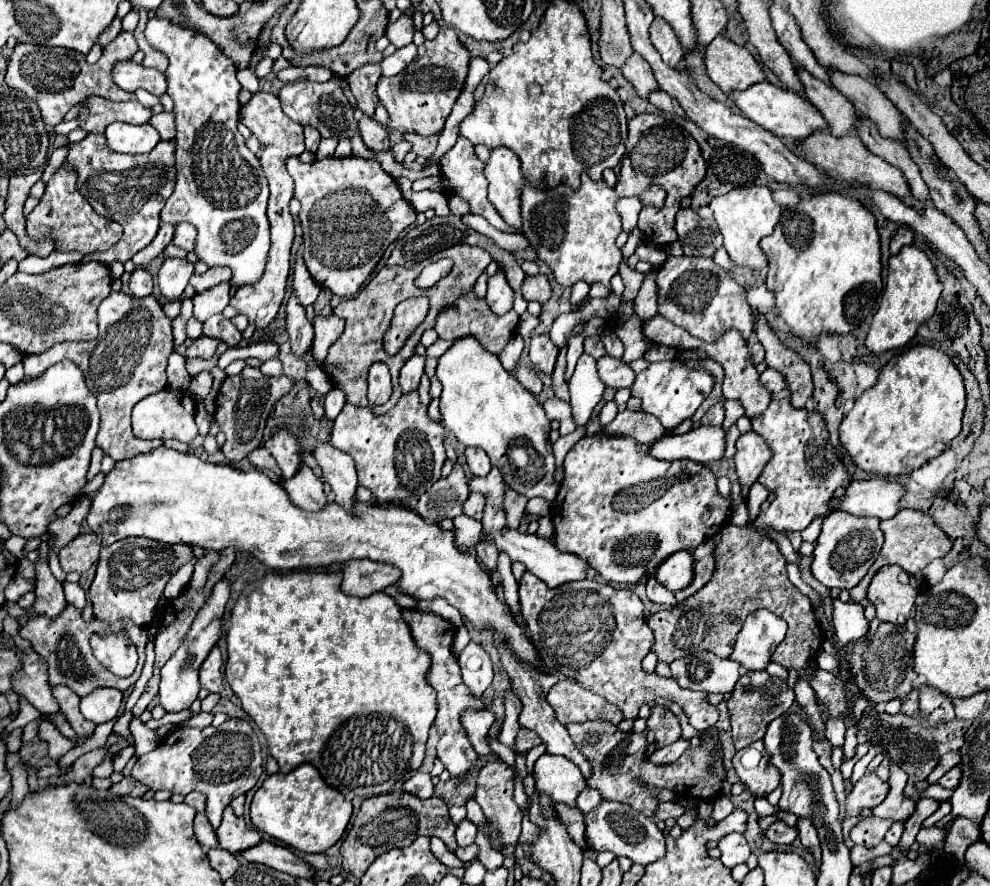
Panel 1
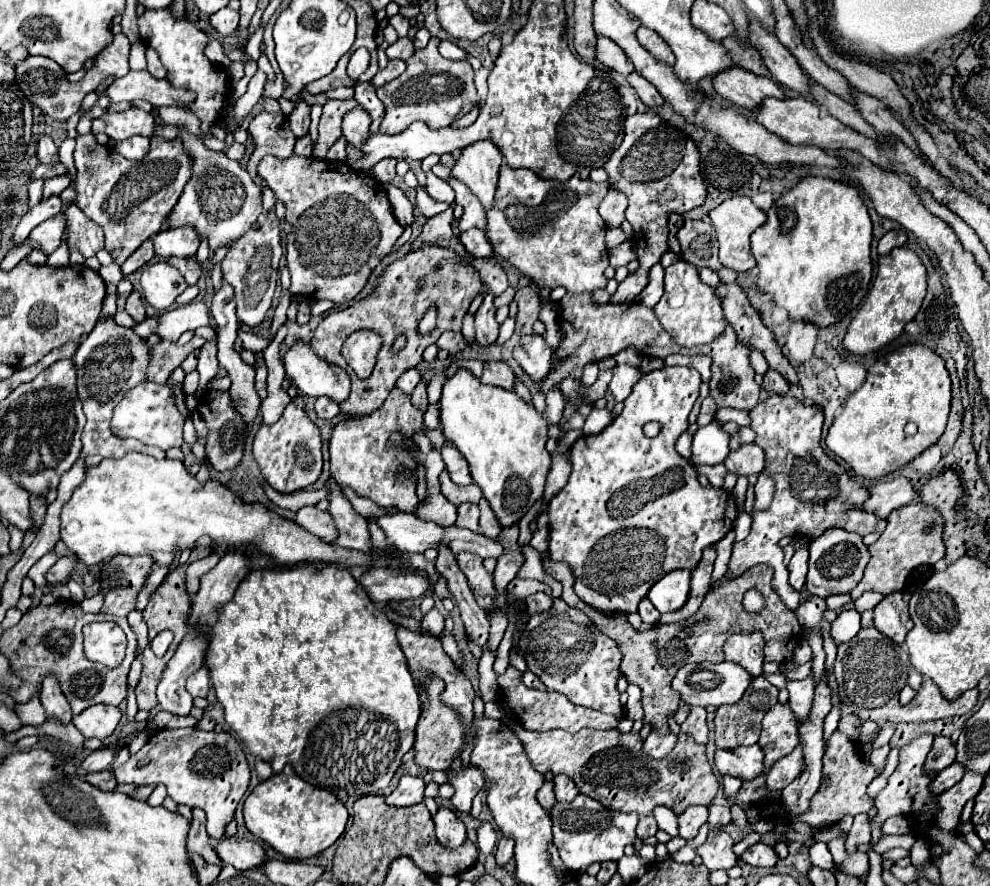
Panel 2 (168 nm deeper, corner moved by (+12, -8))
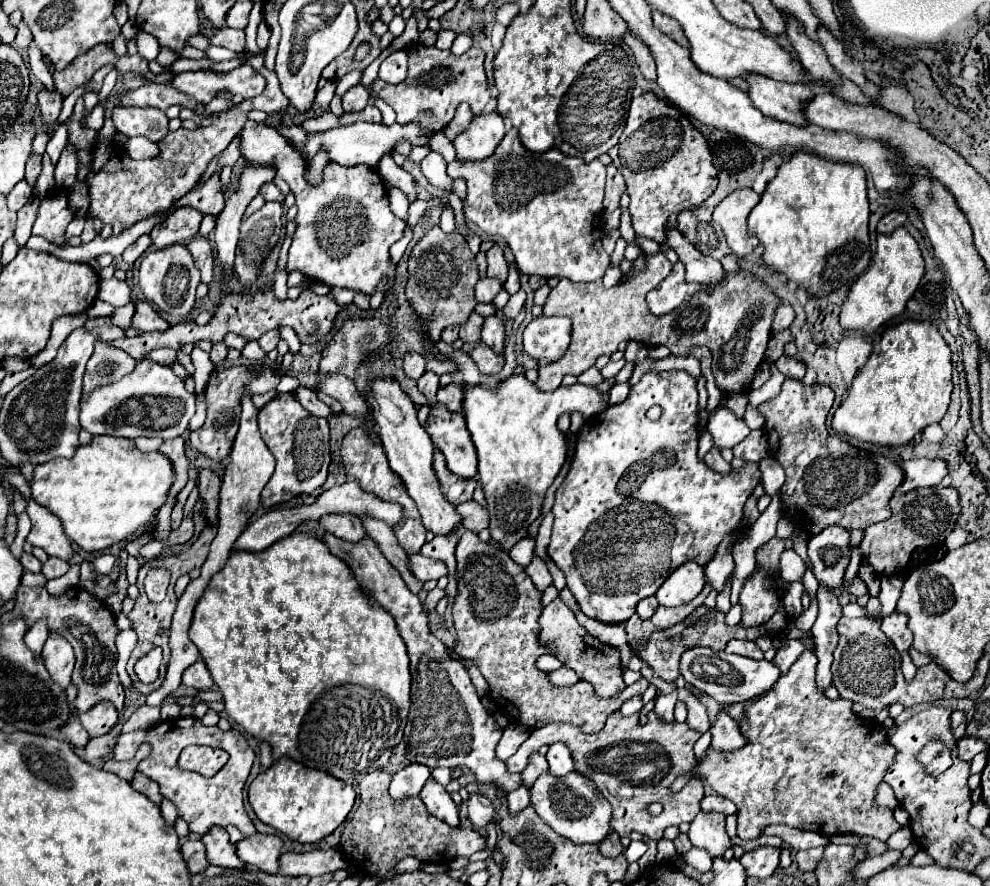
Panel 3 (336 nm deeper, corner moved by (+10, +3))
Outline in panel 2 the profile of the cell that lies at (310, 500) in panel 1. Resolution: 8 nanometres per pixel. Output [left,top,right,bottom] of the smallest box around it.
[295,506,337,540]

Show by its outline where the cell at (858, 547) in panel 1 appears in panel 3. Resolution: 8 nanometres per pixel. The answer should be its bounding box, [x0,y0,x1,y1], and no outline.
[807,525,849,589]

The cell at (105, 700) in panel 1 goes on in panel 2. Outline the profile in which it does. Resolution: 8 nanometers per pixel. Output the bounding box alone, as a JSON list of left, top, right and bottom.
[73,704,121,738]

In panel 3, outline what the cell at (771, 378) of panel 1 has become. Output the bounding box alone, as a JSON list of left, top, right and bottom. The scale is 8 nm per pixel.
[777,355,807,379]

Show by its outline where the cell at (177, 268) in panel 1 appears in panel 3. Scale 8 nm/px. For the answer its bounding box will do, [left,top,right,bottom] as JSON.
[139,245,201,315]

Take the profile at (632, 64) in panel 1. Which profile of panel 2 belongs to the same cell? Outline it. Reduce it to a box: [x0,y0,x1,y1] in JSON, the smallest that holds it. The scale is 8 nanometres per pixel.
[597,36,635,76]

